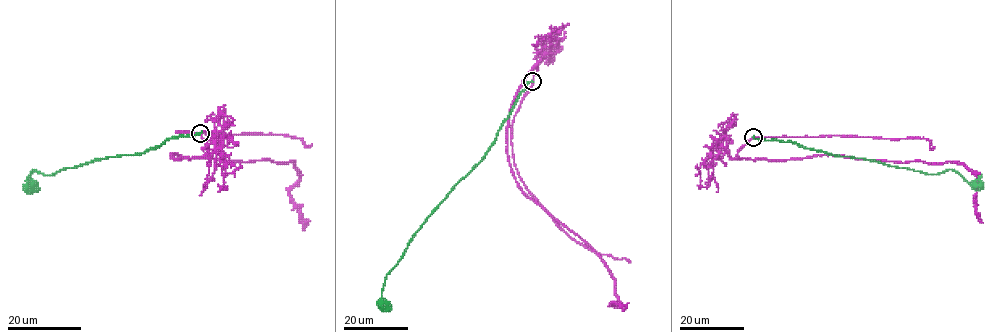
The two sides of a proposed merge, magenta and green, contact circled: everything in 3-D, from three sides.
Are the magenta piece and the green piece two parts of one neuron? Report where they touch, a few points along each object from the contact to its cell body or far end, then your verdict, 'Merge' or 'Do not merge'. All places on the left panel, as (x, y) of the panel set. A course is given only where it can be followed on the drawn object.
Place: (200, 133). Course of magenta: (200, 133), (206, 150), (204, 156), (170, 156), (293, 161), (299, 178), (291, 188), (290, 198), (304, 231). Course of green: (200, 133), (170, 138), (147, 151), (96, 159), (53, 174), (34, 170), (30, 186). Do not merge

